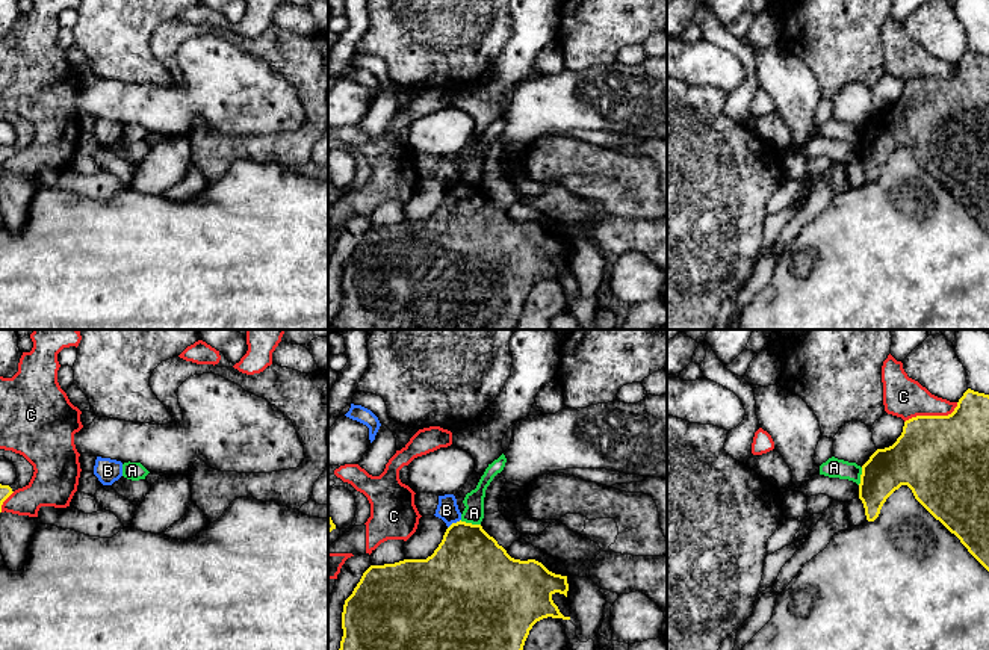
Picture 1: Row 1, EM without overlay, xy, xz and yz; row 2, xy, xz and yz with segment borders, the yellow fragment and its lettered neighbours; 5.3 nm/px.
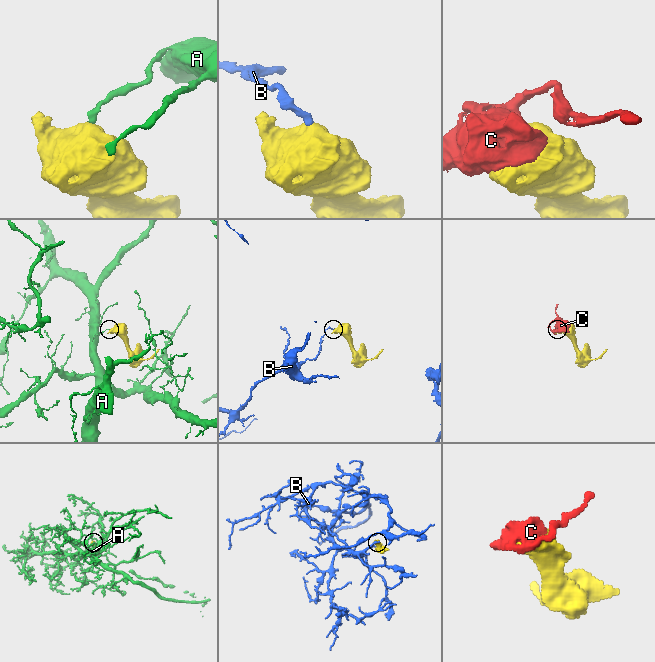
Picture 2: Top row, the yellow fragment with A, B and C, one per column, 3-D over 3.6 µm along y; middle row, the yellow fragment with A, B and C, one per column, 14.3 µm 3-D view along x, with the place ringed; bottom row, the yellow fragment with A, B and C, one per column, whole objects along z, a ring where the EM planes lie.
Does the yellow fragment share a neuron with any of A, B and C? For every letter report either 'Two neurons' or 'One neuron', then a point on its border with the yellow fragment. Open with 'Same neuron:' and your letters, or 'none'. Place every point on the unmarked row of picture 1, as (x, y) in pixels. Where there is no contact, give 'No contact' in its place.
Same neuron: none
A: Two neurons. Touches yellow at xz (471, 185)
B: Two neurons. Touches yellow at xz (454, 185)
C: Two neurons. Touches yellow at yz (932, 77)

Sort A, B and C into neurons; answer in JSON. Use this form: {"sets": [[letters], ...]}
{"sets": [["A"], ["B"], ["C"]]}

